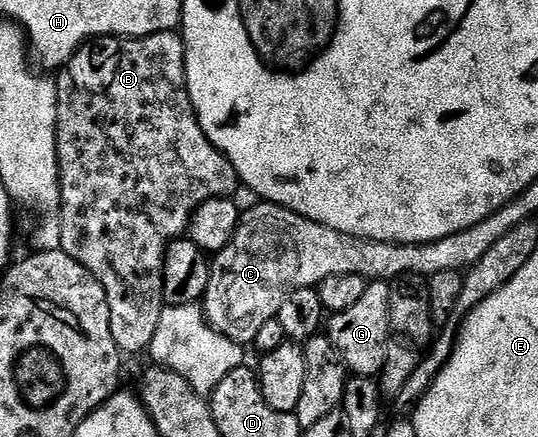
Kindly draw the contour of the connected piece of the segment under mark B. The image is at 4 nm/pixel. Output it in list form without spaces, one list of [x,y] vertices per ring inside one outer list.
[[[177,30],[161,31],[155,35],[144,35],[141,39],[132,39],[129,37],[99,37],[89,40],[78,48],[78,52],[70,58],[69,63],[64,68],[66,80],[61,80],[58,89],[58,168],[60,169],[60,185],[62,186],[62,245],[61,250],[66,251],[73,259],[80,261],[80,265],[84,265],[84,269],[88,269],[88,273],[92,273],[92,277],[96,277],[96,281],[100,281],[100,285],[106,294],[106,300],[110,306],[110,324],[112,325],[112,341],[116,341],[118,350],[127,356],[138,355],[149,352],[152,337],[156,337],[156,325],[160,325],[160,317],[164,310],[162,301],[162,262],[166,256],[166,246],[173,243],[174,240],[183,238],[187,234],[190,219],[194,216],[194,211],[204,201],[209,199],[221,199],[223,197],[233,196],[234,190],[239,187],[240,180],[238,174],[234,172],[234,166],[225,159],[218,151],[215,151],[212,144],[208,141],[208,137],[202,131],[202,127],[198,123],[198,114],[194,111],[194,106],[190,100],[190,94],[186,88],[186,46],[182,43],[181,34]]]

